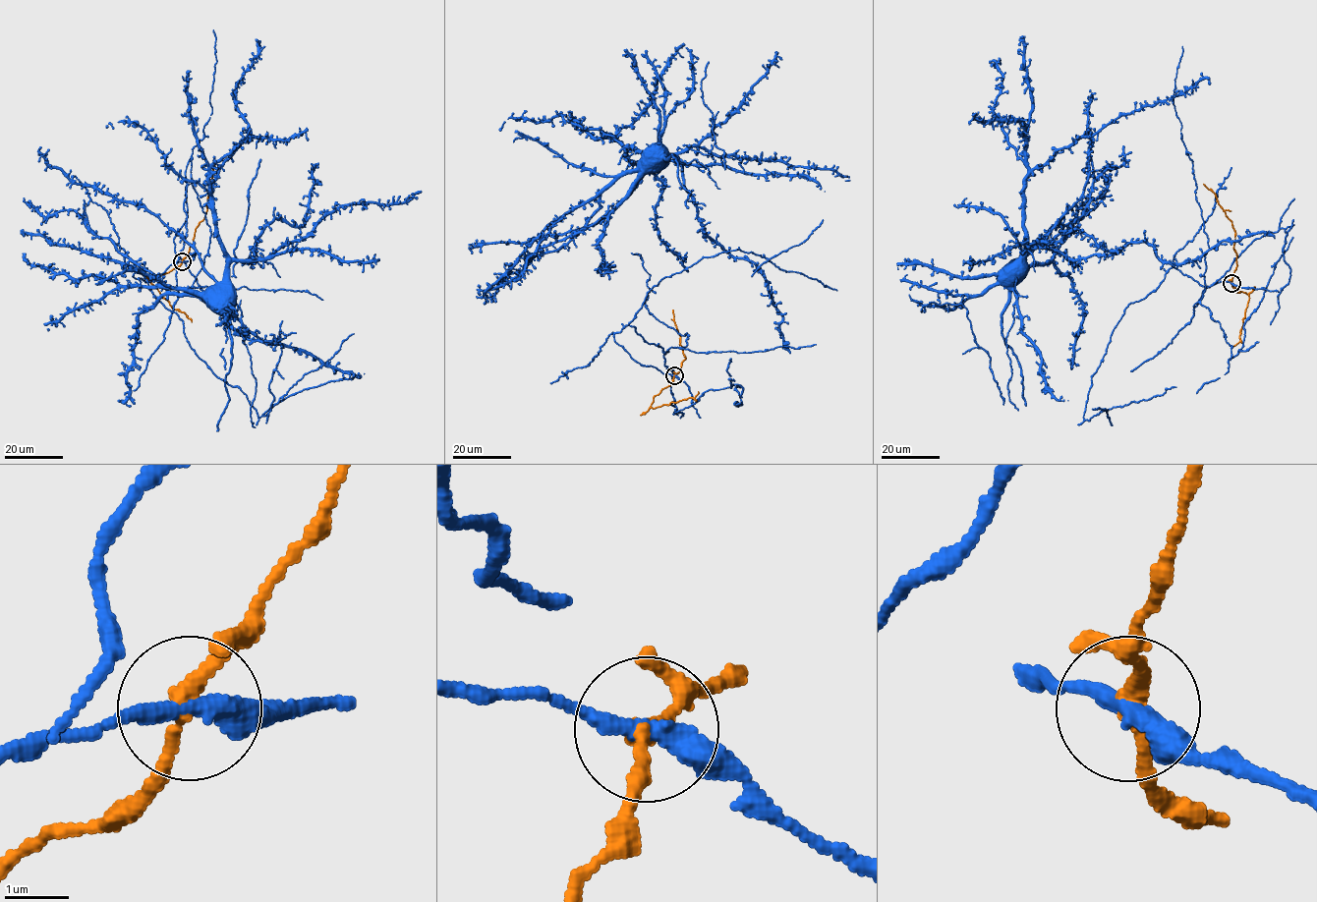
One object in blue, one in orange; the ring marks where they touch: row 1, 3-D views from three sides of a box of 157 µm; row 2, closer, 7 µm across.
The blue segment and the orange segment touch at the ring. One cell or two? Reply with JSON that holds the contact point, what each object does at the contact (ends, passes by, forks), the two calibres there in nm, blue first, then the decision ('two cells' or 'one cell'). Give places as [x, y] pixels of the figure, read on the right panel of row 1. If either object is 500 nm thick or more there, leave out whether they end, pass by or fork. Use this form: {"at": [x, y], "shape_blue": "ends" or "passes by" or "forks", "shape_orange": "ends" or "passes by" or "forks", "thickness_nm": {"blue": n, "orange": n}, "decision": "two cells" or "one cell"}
{"at": [1231, 283], "shape_blue": "passes by", "shape_orange": "passes by", "thickness_nm": {"blue": 320, "orange": 240}, "decision": "two cells"}

